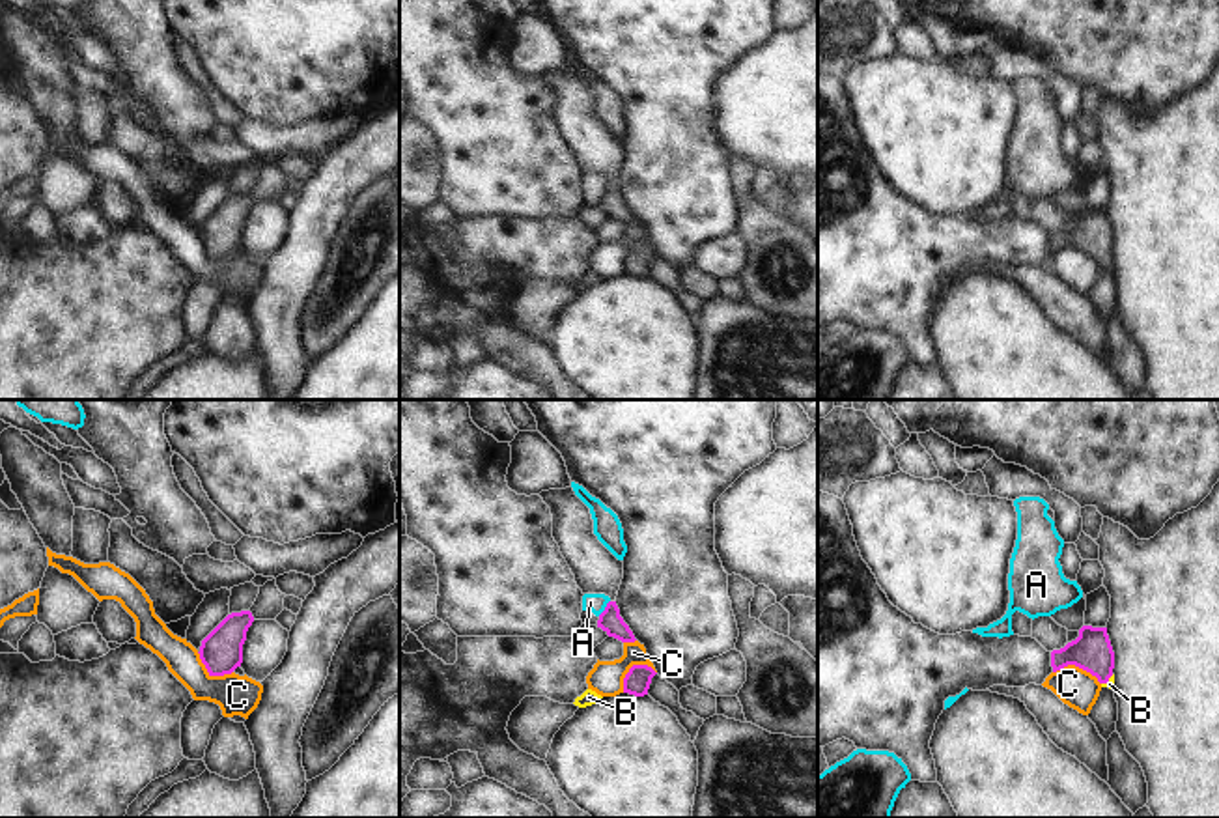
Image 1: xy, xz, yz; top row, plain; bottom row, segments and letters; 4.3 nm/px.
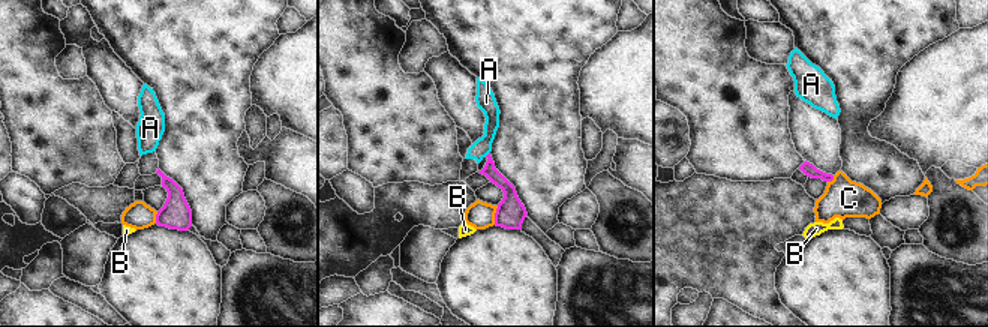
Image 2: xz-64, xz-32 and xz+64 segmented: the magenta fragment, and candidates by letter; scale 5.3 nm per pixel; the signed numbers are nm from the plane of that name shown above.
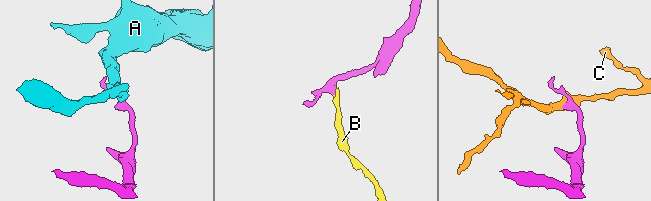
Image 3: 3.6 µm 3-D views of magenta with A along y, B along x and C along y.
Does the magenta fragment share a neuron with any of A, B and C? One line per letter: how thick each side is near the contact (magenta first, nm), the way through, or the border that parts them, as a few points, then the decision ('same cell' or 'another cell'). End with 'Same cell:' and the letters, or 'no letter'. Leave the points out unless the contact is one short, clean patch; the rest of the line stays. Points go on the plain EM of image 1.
A: 100 nm thick on the magenta side, 80 nm on the other; border along xz (609, 182), (598, 197); another cell
B: 170 nm thick on the magenta side, 40 nm on the other; runs through yz (1092, 234), (1107, 262), (1109, 266); same cell
C: 110 nm thick on the magenta side, 150 nm on the other; border along xz (656, 253), (646, 247), (633, 247), (624, 260), (622, 273); another cell
Same cell: B

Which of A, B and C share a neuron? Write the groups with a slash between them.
A / B / C

